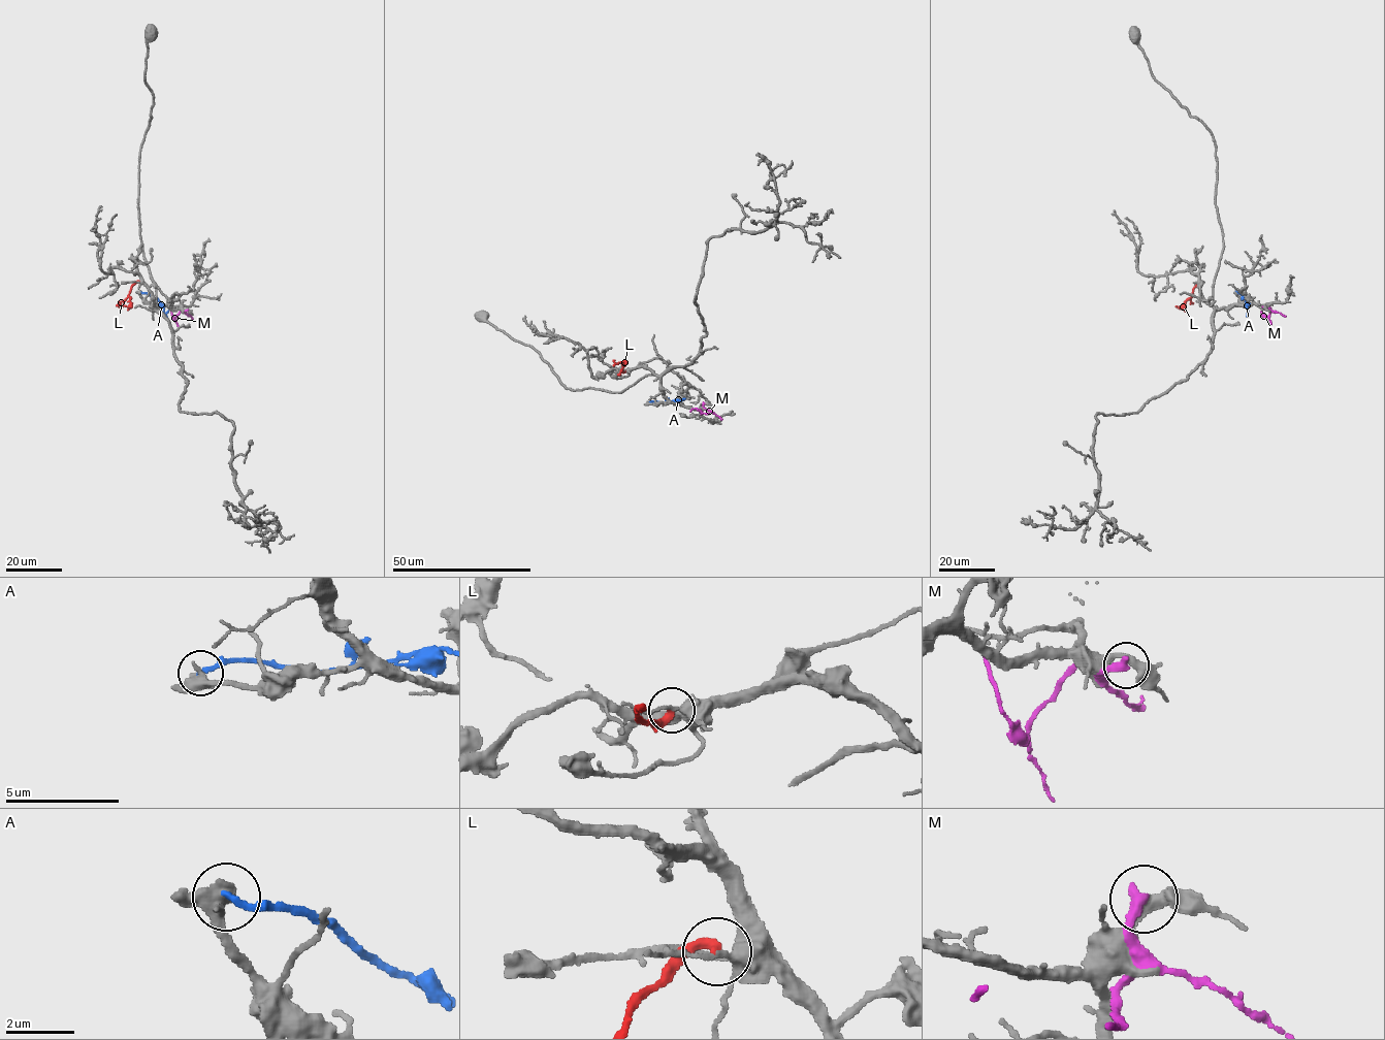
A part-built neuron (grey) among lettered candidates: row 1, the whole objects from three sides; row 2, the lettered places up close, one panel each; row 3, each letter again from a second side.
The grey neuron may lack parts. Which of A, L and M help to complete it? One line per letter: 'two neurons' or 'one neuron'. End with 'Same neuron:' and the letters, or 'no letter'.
A: two neurons
L: two neurons
M: two neurons
Same neuron: no letter

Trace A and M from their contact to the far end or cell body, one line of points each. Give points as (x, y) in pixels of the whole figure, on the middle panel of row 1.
A: (647, 402), (684, 399)
M: (704, 403), (701, 414), (695, 409), (690, 412)

